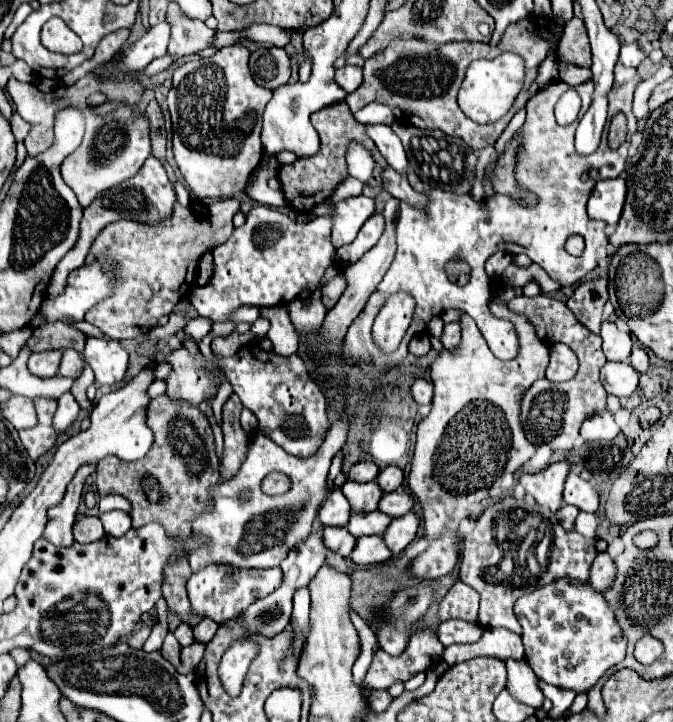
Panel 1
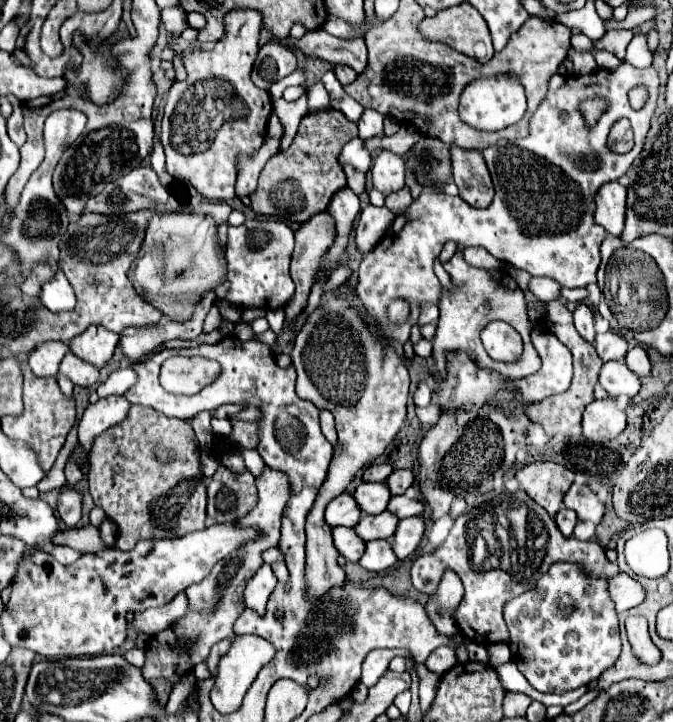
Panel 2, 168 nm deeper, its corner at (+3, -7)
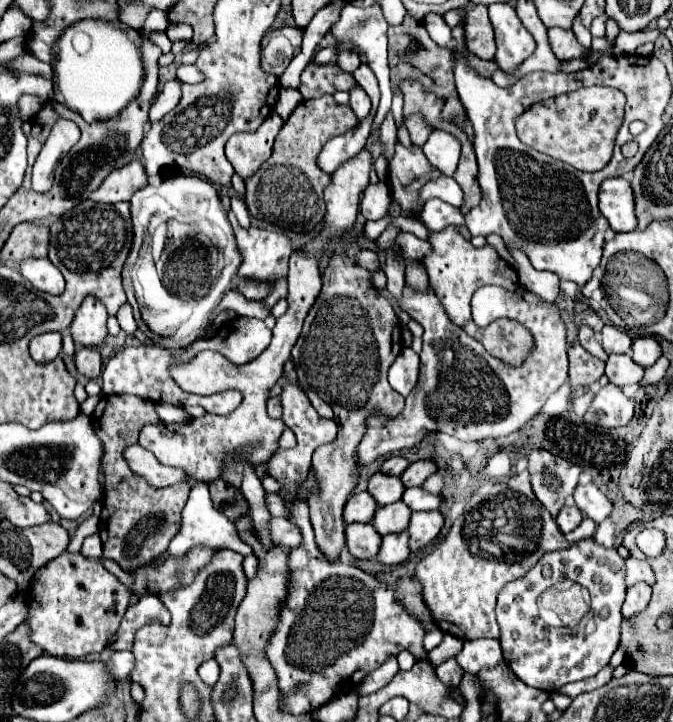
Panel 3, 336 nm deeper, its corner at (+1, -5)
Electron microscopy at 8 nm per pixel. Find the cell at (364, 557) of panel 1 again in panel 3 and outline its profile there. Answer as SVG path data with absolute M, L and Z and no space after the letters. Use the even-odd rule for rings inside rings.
M406 531L382 537L382 547L378 553L378 561L382 565L404 563L408 555L410 555L410 545L408 545L408 533Z

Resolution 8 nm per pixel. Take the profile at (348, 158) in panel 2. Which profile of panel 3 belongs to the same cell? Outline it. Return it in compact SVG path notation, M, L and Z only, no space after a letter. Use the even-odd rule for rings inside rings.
M378 3L366 7L366 9L360 9L360 7L354 7L354 5L346 5L344 11L342 11L342 17L340 21L332 27L332 33L336 37L336 41L340 43L350 43L356 51L362 51L368 59L368 67L374 71L376 79L378 79L378 85L380 85L380 93L382 93L382 99L380 99L380 107L378 107L378 113L376 113L376 119L374 119L374 125L372 125L372 133L378 131L380 123L384 121L386 113L390 111L390 101L392 101L392 87L390 87L390 69L388 69L388 59L386 59L386 21L384 21L384 15L382 15L382 9Z

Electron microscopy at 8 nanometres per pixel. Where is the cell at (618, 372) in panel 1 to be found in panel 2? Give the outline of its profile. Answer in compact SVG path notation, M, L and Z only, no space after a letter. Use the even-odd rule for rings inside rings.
M624 361L604 363L600 371L600 385L608 391L610 397L634 397L640 391L640 379L626 367Z

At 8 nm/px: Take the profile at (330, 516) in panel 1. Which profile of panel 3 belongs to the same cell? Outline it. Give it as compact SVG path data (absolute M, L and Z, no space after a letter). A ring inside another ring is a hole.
M368 491L356 493L348 499L344 507L344 521L346 523L370 523L376 509L378 509L378 503Z

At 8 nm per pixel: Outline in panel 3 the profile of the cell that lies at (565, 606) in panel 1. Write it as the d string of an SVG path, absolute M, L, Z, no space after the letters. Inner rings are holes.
M586 537L564 551L544 553L544 557L540 557L524 577L504 585L498 595L496 617L502 635L502 653L514 675L528 687L554 693L562 685L594 677L602 667L606 667L620 641L620 609L626 597L624 577L624 559L618 555L616 547L604 547L592 537Z

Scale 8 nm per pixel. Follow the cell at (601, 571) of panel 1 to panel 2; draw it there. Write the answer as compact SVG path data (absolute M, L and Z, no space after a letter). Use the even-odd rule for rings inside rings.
M616 573L612 577L606 579L608 581L608 591L610 591L610 599L614 601L616 611L626 611L632 609L636 605L640 605L644 601L644 589L638 581L634 581L632 577L628 577L626 573Z

